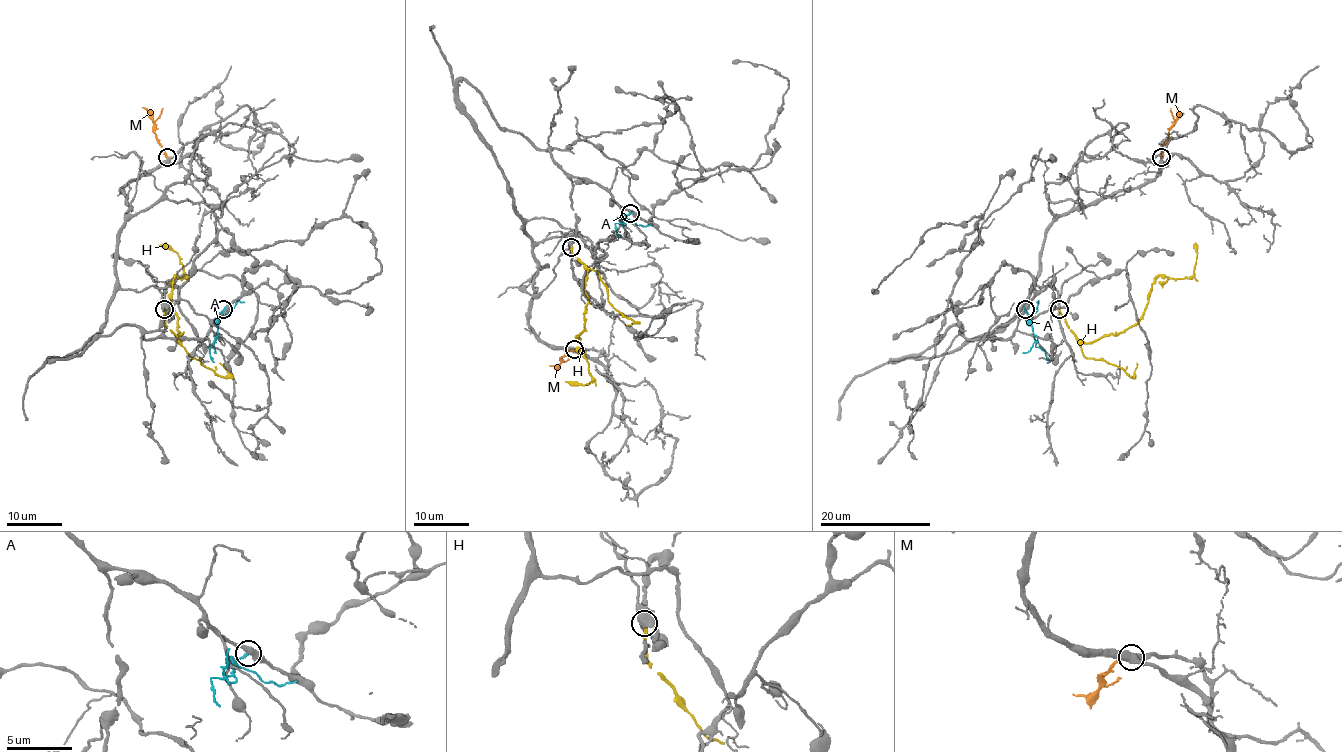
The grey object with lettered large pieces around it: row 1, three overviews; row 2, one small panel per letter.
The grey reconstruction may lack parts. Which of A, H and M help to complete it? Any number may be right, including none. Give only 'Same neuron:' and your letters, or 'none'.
Same neuron: M

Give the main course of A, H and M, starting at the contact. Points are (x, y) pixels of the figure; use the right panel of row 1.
A: (1025, 310), (1036, 347), (1044, 353), (1048, 362)
H: (1058, 308), (1066, 325), (1086, 343), (1124, 332), (1142, 314), (1155, 279), (1192, 275), (1196, 256), (1194, 246)
M: (1162, 158), (1162, 148), (1169, 137), (1169, 127), (1177, 114), (1177, 107)

